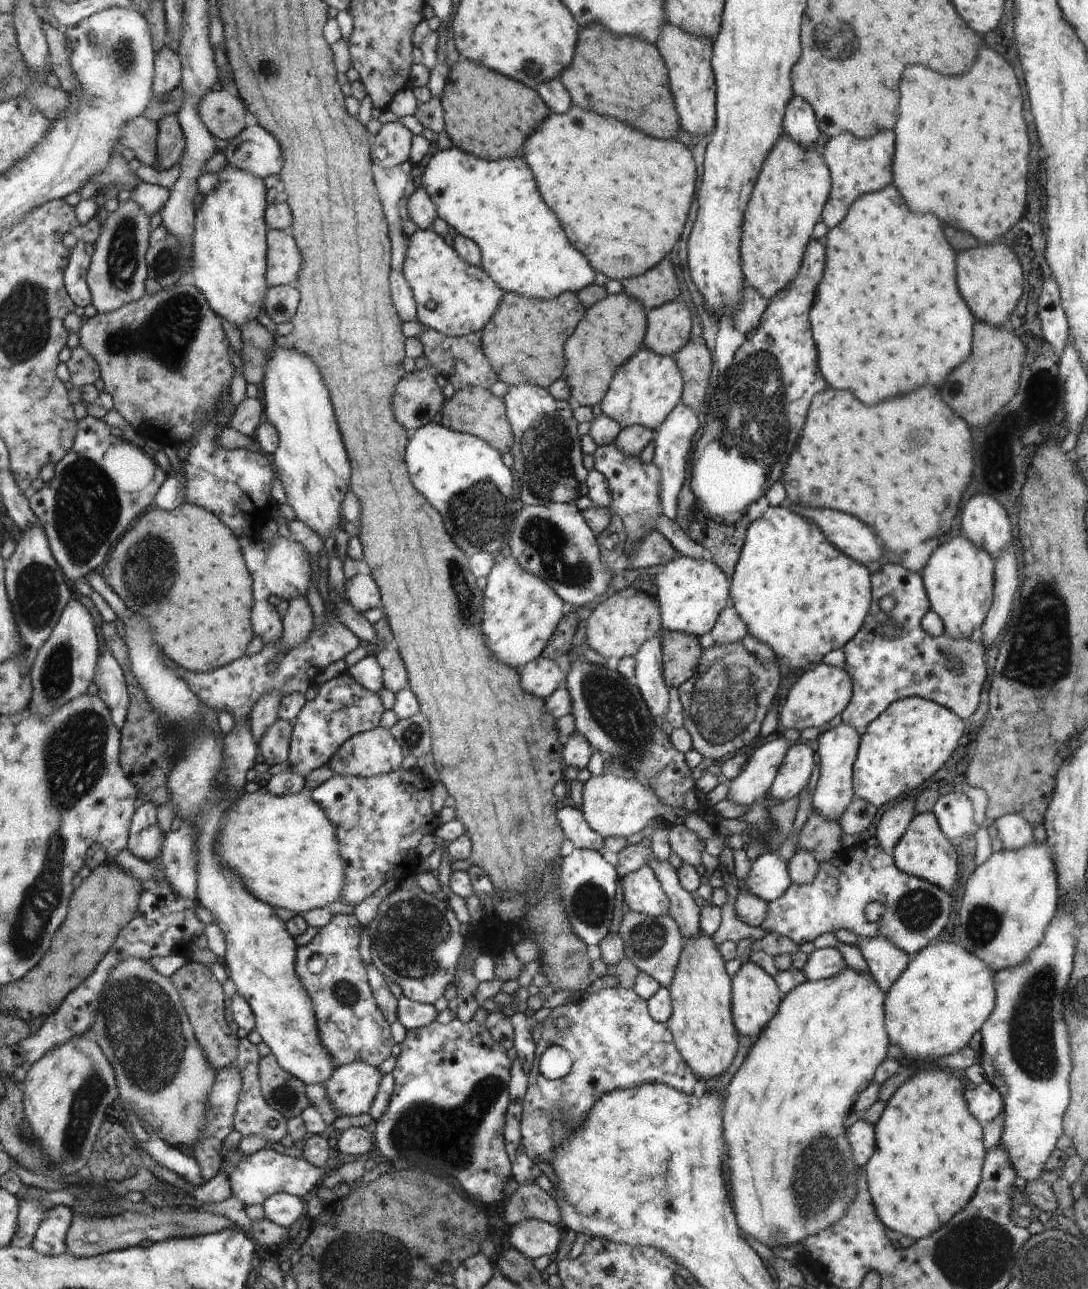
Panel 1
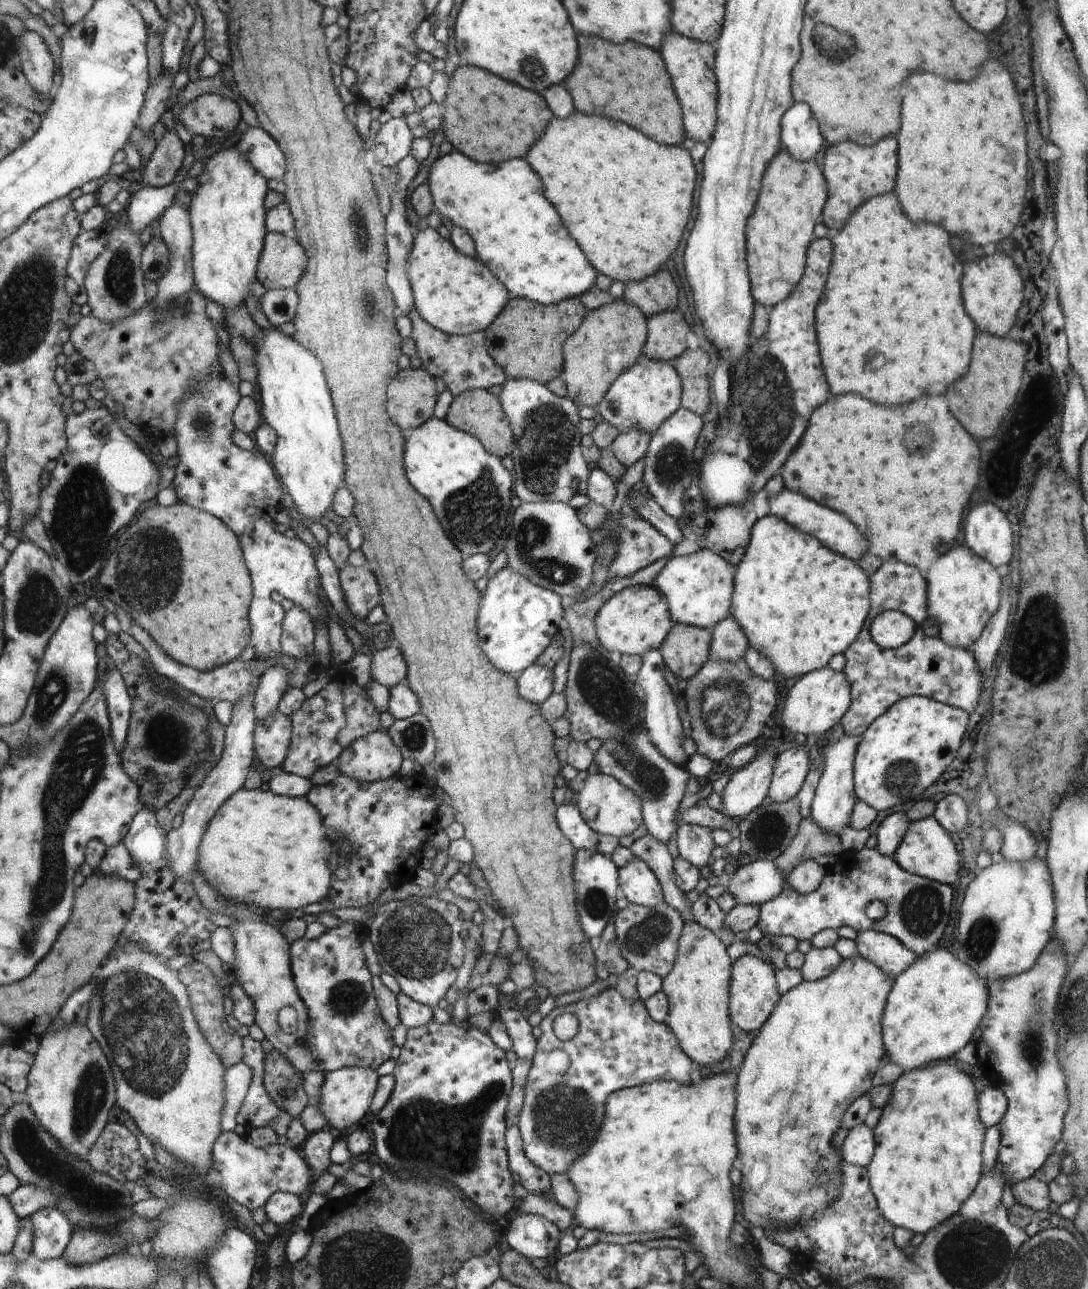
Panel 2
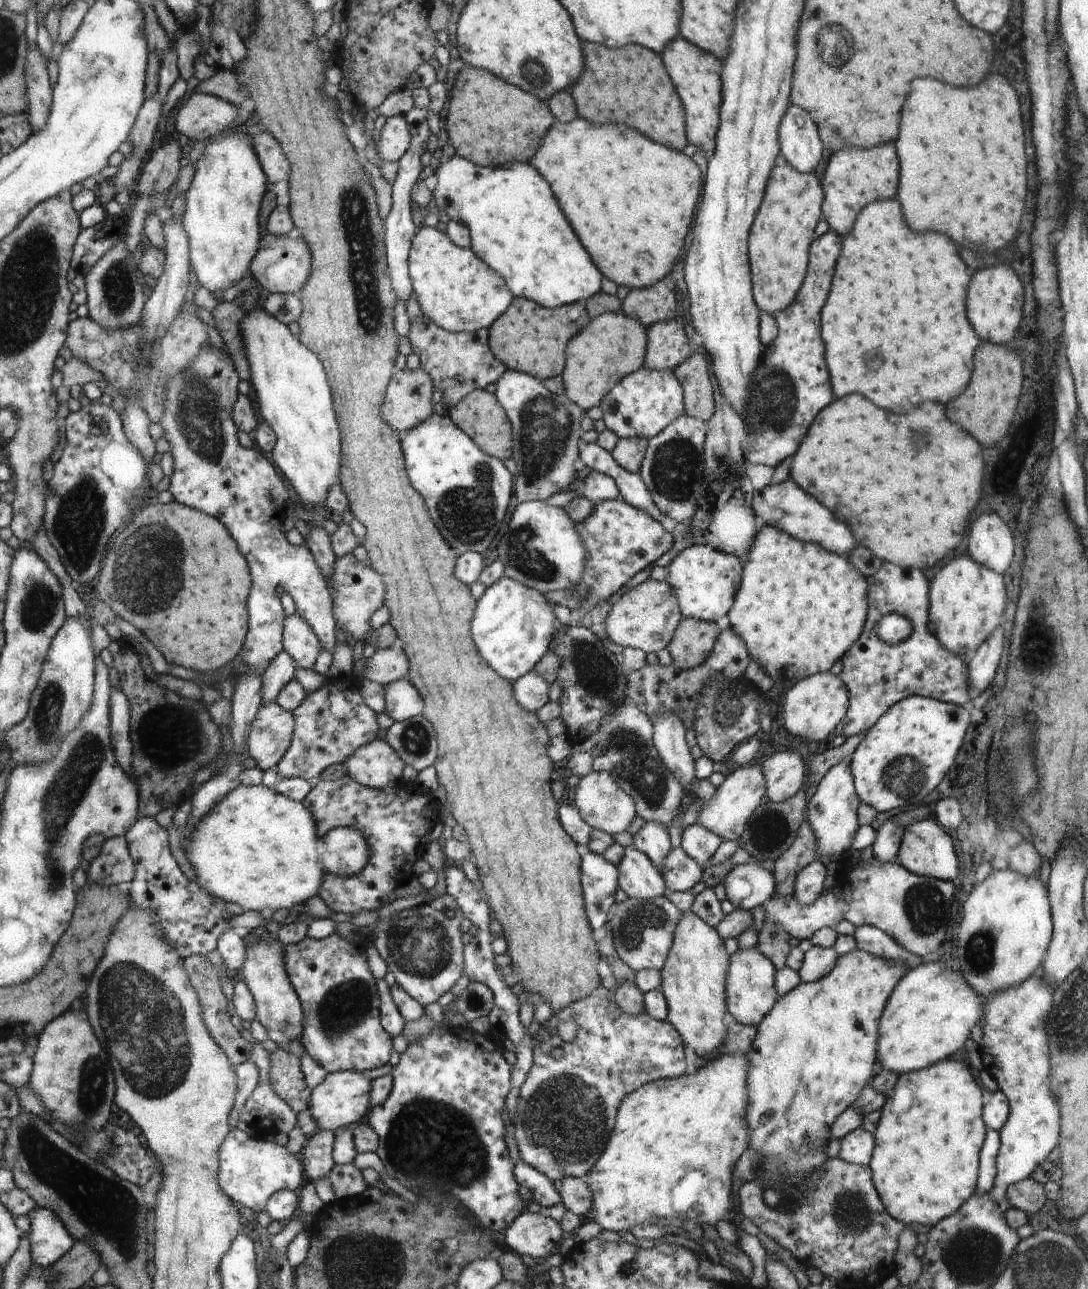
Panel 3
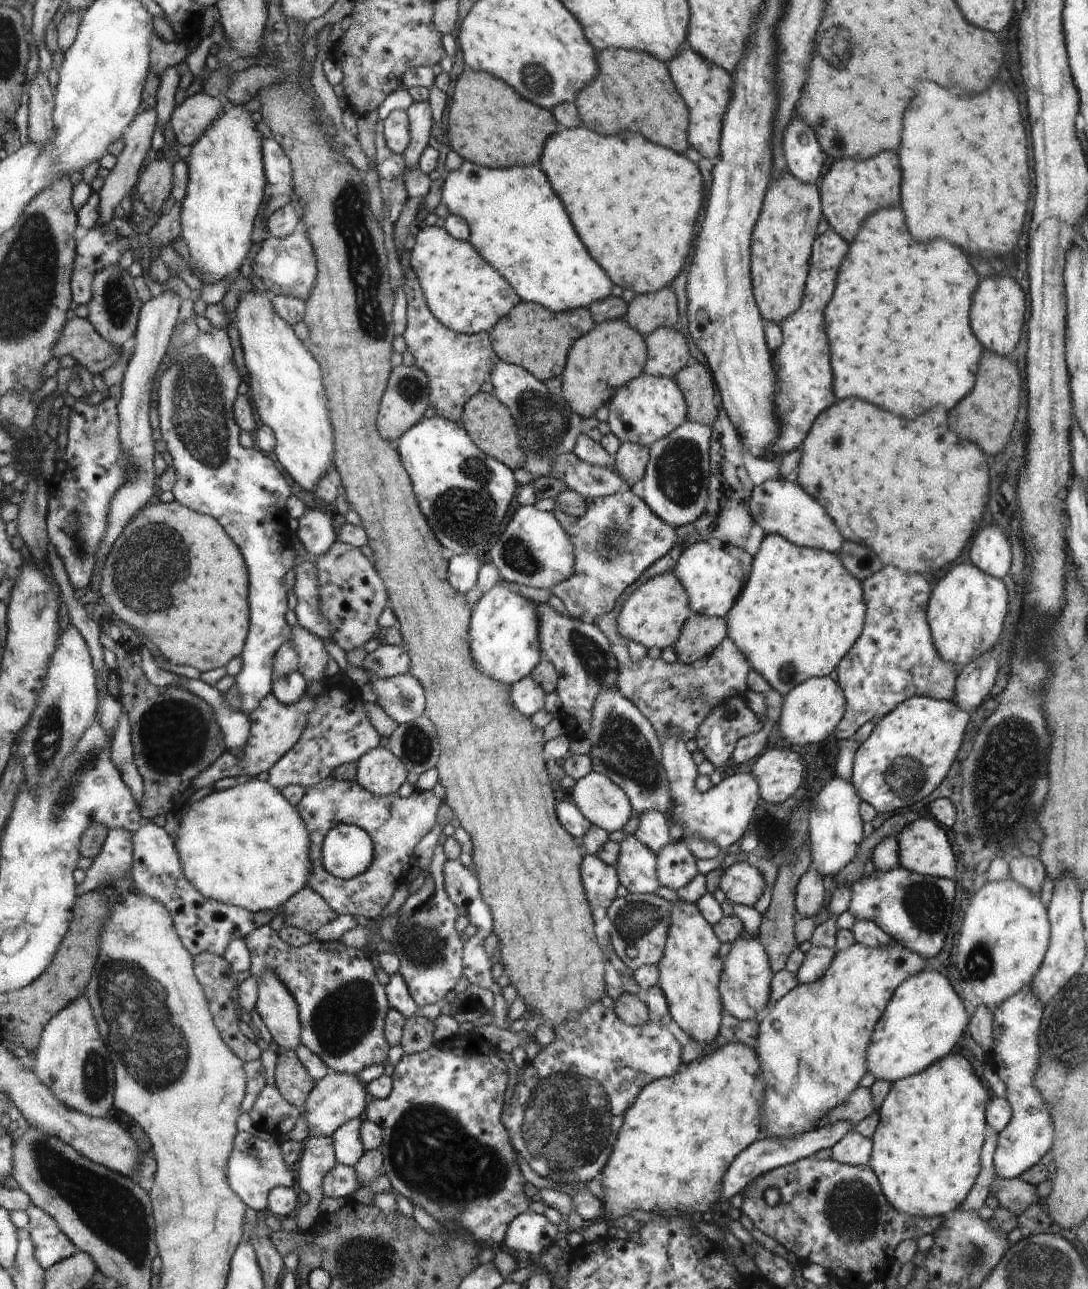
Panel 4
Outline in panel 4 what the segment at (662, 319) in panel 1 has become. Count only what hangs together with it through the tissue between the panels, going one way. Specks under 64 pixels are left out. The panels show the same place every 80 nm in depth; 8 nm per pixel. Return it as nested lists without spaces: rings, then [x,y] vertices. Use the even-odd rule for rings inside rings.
[[[660,326],[645,337],[648,342],[648,363],[645,374],[676,378],[688,364],[690,352],[686,338],[677,328]]]

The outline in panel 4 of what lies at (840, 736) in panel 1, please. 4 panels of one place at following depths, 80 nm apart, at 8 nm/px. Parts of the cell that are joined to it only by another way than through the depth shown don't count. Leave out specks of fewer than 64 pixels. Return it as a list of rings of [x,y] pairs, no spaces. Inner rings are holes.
[[[837,773],[822,784],[818,796],[812,800],[810,811],[810,838],[812,866],[822,879],[835,876],[856,856],[858,844],[863,840],[863,820],[859,814],[861,799],[854,784]]]

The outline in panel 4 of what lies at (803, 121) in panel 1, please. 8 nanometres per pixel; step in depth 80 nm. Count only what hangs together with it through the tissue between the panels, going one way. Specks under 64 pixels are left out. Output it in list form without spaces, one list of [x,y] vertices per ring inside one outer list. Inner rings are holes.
[[[795,112],[795,118],[784,128],[782,138],[788,171],[802,182],[818,182],[824,166],[824,152],[812,126]]]

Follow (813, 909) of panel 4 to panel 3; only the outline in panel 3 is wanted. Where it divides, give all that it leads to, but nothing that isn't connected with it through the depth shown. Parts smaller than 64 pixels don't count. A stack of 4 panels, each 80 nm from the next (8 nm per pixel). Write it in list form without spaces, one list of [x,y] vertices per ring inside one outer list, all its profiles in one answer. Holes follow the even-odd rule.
[[[822,861],[812,862],[800,870],[794,882],[796,900],[802,906],[812,904],[824,891],[824,878],[826,878],[826,867]]]

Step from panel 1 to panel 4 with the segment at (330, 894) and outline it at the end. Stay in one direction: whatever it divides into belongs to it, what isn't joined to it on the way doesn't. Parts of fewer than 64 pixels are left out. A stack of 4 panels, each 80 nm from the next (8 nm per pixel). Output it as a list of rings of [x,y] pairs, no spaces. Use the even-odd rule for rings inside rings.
[[[248,778],[244,784],[237,784],[234,788],[228,790],[220,790],[210,793],[202,798],[199,802],[191,803],[189,809],[182,819],[181,827],[177,837],[177,850],[182,860],[182,866],[188,878],[192,880],[192,884],[207,895],[210,900],[214,898],[217,902],[235,905],[236,907],[243,907],[245,910],[253,912],[261,912],[265,910],[280,910],[282,906],[300,892],[300,890],[307,887],[311,882],[312,862],[310,859],[311,842],[309,832],[306,828],[306,823],[302,820],[297,806],[291,803],[290,800],[271,786],[268,782],[260,782],[260,780]]]

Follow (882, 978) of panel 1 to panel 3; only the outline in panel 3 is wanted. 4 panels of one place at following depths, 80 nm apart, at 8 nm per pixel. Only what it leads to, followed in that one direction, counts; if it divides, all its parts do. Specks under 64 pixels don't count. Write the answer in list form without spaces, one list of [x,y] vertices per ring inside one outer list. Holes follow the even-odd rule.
[[[859,926],[855,928],[853,937],[858,943],[857,948],[868,954],[880,955],[882,958],[896,959],[905,962],[909,968],[917,967],[924,962],[923,957],[916,956],[902,948],[888,933],[875,926]]]

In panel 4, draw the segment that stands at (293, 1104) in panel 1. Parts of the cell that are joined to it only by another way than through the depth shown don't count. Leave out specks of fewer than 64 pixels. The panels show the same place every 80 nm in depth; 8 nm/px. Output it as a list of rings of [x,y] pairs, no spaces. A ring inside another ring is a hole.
[[[286,1049],[276,1056],[275,1084],[284,1100],[300,1111],[304,1109],[316,1080],[308,1075],[294,1050]]]

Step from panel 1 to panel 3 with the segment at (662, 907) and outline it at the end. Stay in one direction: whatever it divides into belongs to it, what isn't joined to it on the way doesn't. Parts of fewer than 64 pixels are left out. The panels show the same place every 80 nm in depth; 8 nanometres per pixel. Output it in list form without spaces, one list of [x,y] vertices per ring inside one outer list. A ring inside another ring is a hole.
[[[632,845],[626,847],[624,852],[626,854],[619,866],[620,889],[624,890],[628,898],[636,898],[640,902],[656,900],[662,896],[666,883],[662,873],[652,864],[651,858]]]

